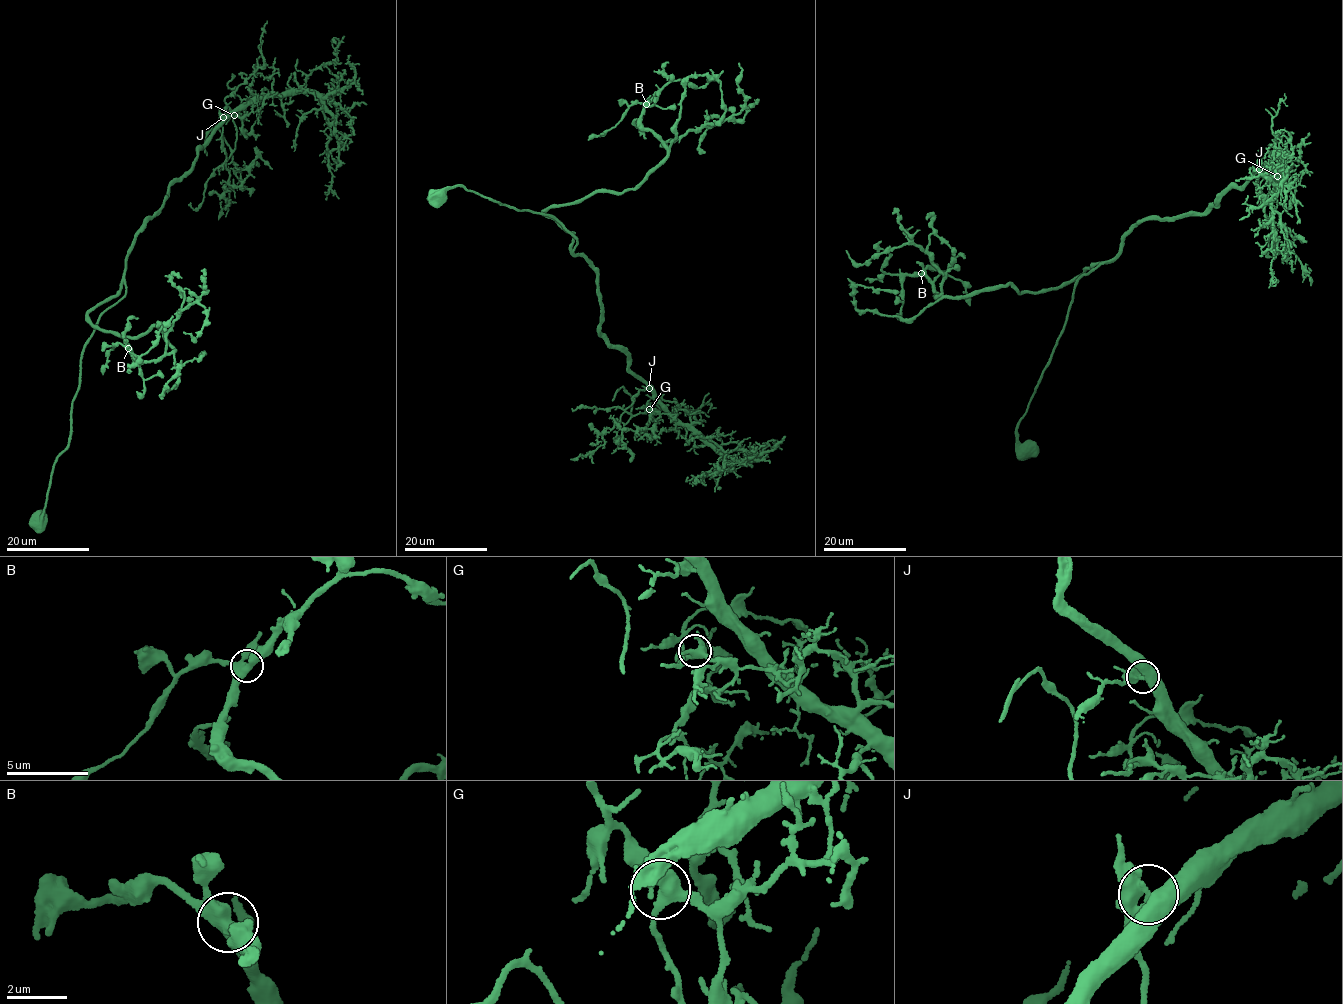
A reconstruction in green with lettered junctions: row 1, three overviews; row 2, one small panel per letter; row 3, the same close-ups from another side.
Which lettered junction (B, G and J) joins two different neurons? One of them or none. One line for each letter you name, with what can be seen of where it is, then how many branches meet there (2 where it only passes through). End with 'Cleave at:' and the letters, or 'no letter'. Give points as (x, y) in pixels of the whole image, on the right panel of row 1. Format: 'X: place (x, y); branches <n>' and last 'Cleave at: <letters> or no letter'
J: place (1259, 169); branches 4
Cleave at: J

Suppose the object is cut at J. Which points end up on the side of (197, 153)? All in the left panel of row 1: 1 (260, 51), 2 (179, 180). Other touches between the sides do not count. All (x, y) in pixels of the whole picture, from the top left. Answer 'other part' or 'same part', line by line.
1: other part
2: same part

